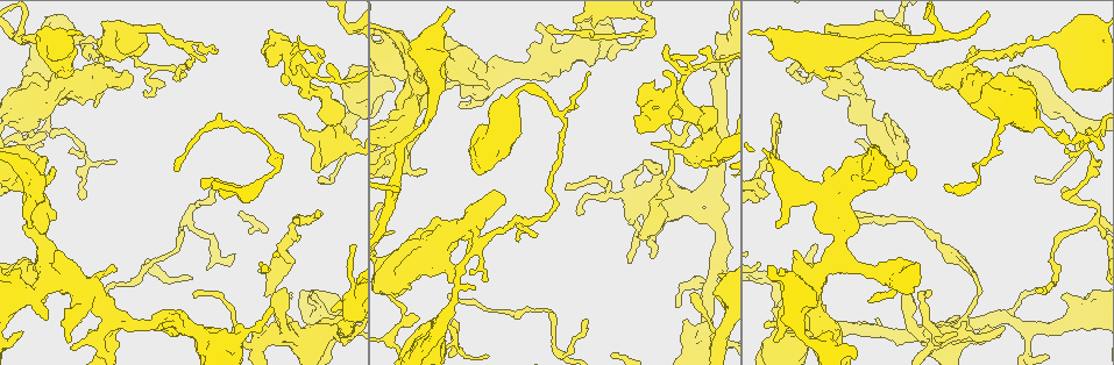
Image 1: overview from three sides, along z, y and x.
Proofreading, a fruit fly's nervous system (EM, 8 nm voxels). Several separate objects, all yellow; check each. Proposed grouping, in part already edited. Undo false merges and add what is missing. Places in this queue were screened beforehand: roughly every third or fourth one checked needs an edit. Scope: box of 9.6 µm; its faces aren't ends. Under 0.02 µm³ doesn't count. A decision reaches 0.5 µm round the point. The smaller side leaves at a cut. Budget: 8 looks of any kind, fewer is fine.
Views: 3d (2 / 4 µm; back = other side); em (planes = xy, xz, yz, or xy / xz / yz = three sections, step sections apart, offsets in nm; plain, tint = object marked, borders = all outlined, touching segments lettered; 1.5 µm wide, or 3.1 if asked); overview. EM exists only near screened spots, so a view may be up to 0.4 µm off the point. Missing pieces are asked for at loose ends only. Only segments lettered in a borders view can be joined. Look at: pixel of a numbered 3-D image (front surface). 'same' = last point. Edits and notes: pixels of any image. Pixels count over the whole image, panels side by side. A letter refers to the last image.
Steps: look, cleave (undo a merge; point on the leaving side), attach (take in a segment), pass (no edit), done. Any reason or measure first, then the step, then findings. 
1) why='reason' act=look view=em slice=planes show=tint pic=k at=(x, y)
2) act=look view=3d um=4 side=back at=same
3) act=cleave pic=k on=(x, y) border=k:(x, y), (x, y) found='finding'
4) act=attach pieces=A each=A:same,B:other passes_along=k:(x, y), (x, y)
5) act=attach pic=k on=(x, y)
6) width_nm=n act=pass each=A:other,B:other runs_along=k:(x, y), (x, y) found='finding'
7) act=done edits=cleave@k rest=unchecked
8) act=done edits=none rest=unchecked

why='tapers out' act=look view=em slice=planes show=borders pic=1 at=(270, 306)

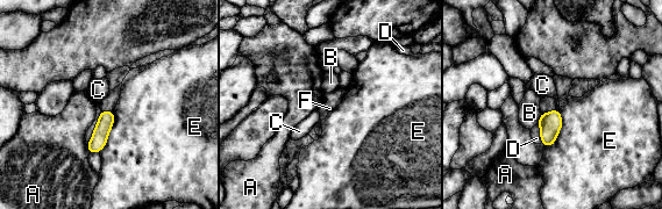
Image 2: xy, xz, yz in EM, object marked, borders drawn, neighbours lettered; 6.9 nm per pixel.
act=pass each=A:other,B:other,C:other,D:other,E:other,F:other border=2:(555, 108), (542, 113) found='no lettered segment goes on from it'

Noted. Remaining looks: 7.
why='branch stops here' act=look view=em slice=xz step=8 show=tint pic=1 at=(282, 288)

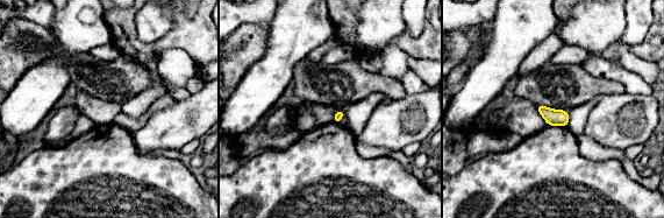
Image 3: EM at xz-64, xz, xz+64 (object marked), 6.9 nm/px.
act=look view=em slice=planes show=borders at=same

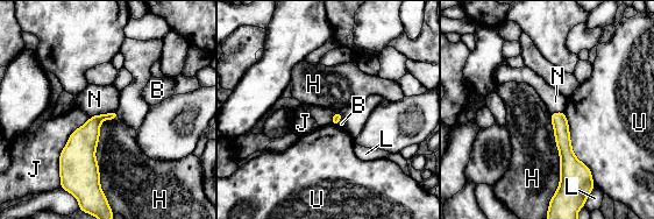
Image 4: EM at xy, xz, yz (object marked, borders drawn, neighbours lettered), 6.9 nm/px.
act=pass each=B:other,H:other,J:other,L:other,N:other,U:other found='no lettered segment goes on from it'

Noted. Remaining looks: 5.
why='free end' act=look view=em slice=xy step=8 show=borders pic=1 at=(1035, 290)

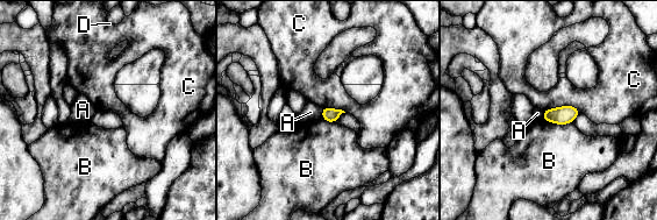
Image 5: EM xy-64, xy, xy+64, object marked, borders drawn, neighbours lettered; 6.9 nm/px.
width_nm=100 act=pass each=A:other,B:other,C:other,D:other found='none of them fits'

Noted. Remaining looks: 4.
why='branch stops here' act=look view=em slice=xz step=8 show=borders pic=1 at=(767, 170)

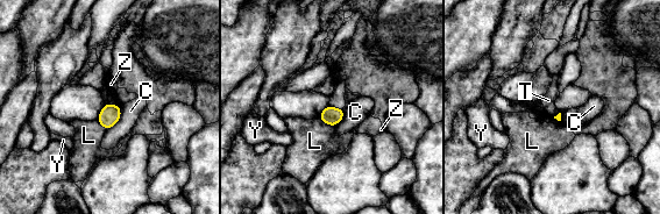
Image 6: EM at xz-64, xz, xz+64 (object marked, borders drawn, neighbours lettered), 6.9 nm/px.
act=look view=em slice=planes show=borders at=same

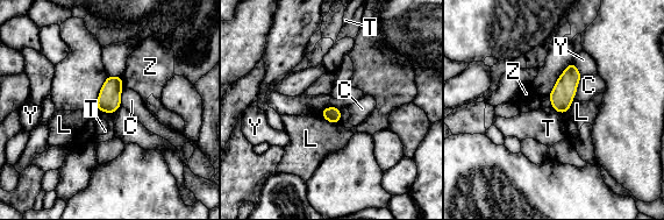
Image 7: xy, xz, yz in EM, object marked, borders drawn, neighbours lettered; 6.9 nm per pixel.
width_nm=110 act=pass each=C:other,L:other,T:other,Y:other,Z:other found='none of them fits'

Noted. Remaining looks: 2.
act=done edits=none rest=unchecked

